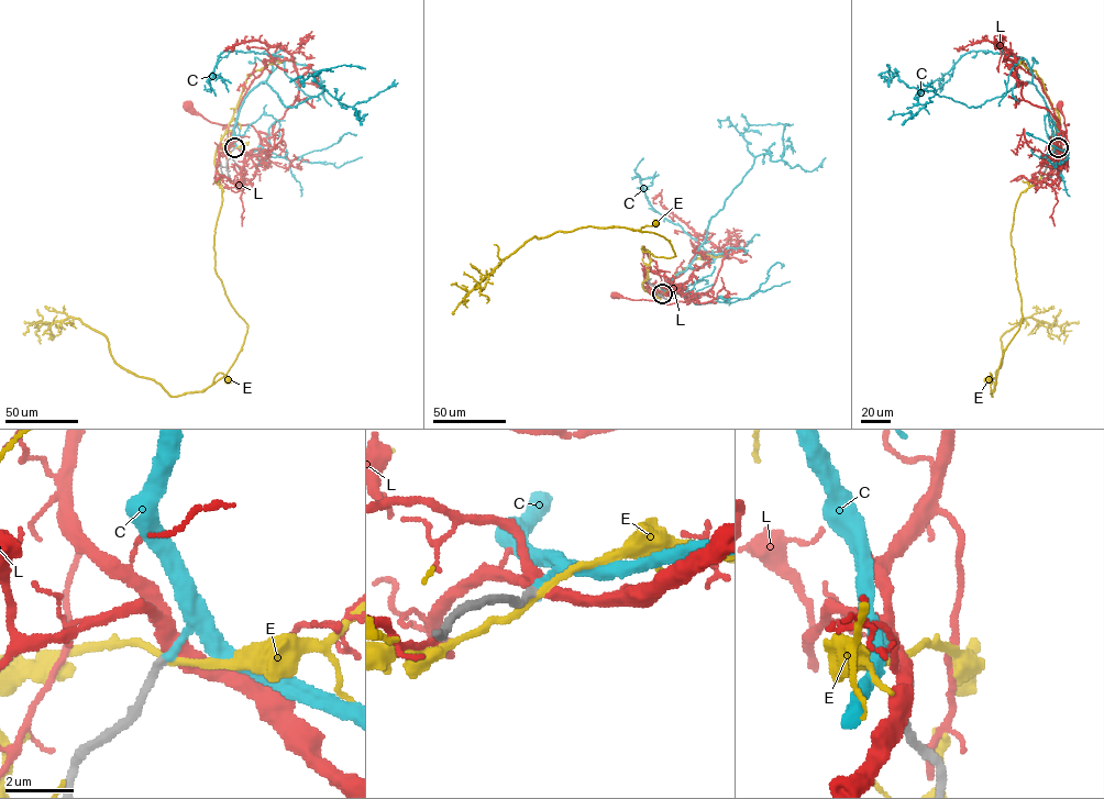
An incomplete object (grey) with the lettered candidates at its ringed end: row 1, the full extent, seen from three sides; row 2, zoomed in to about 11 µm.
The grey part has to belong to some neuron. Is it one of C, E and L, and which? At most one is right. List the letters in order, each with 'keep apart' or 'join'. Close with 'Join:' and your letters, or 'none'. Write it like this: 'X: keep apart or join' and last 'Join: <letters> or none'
C: join
E: keep apart
L: keep apart
Join: C

